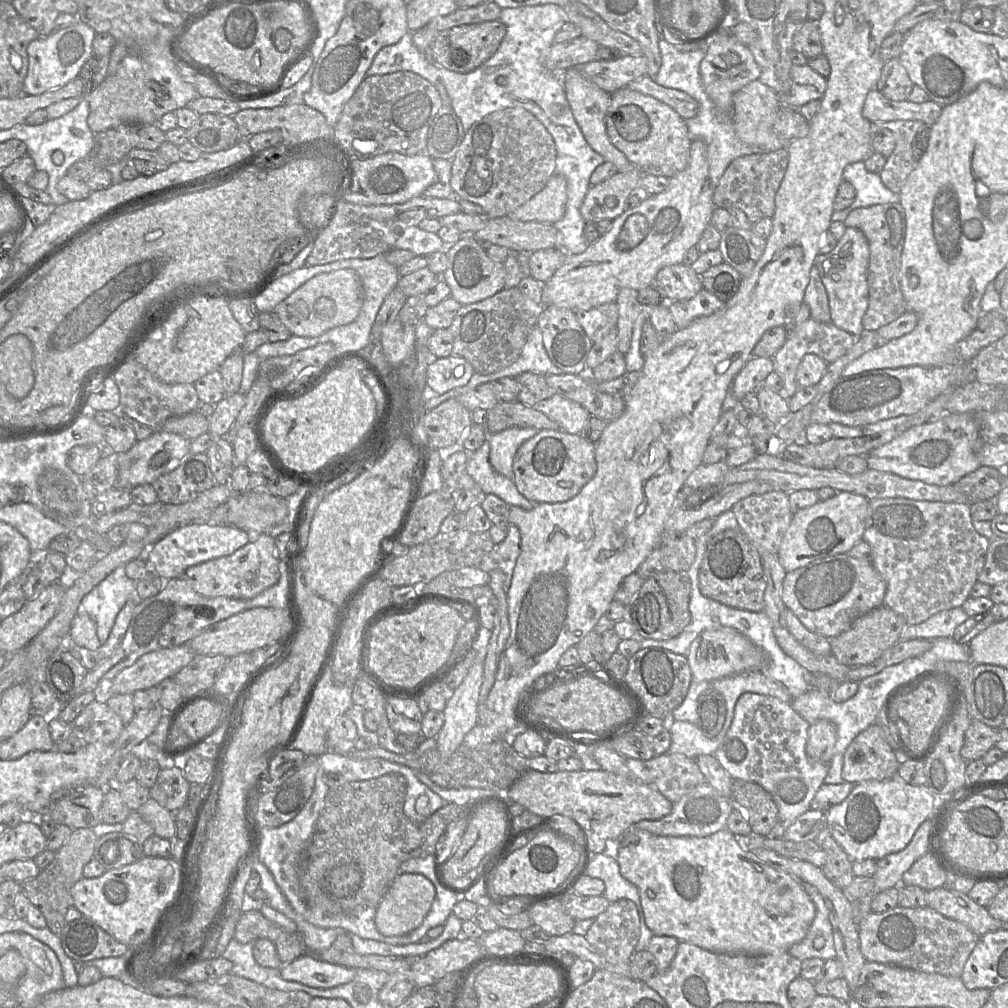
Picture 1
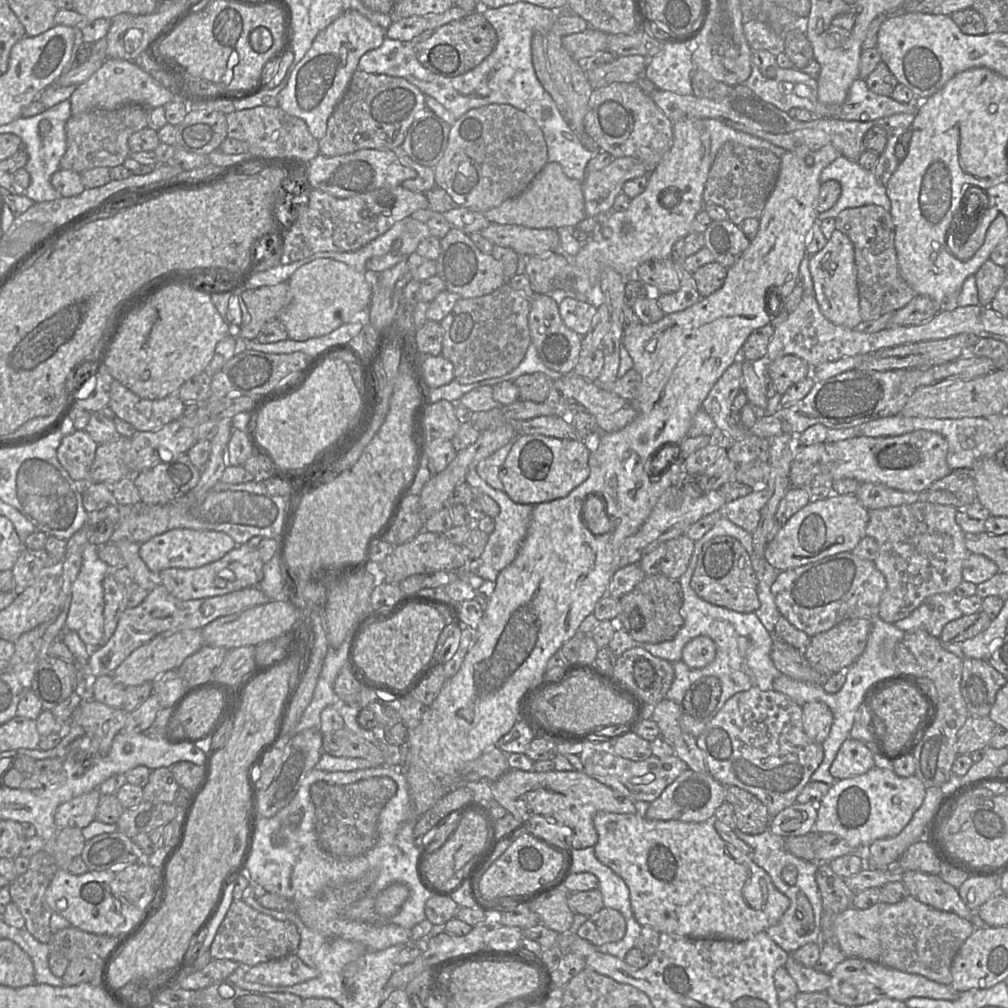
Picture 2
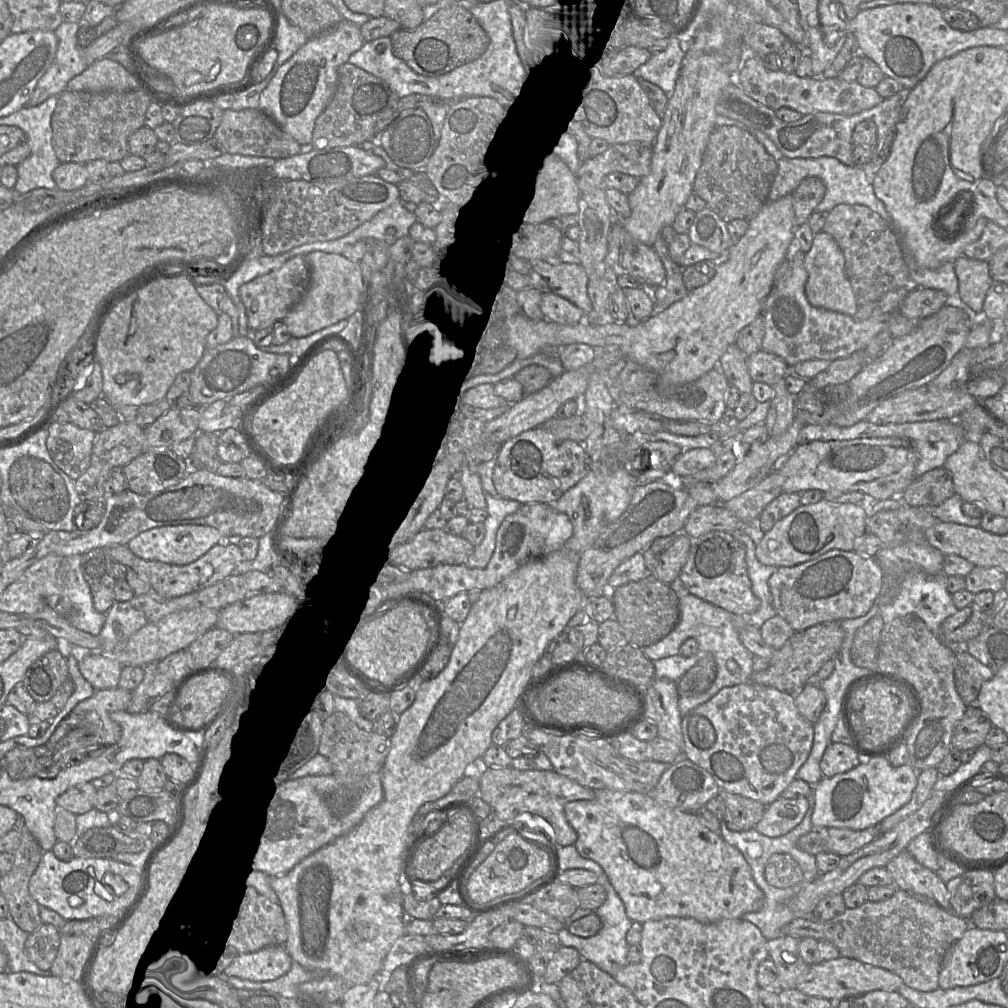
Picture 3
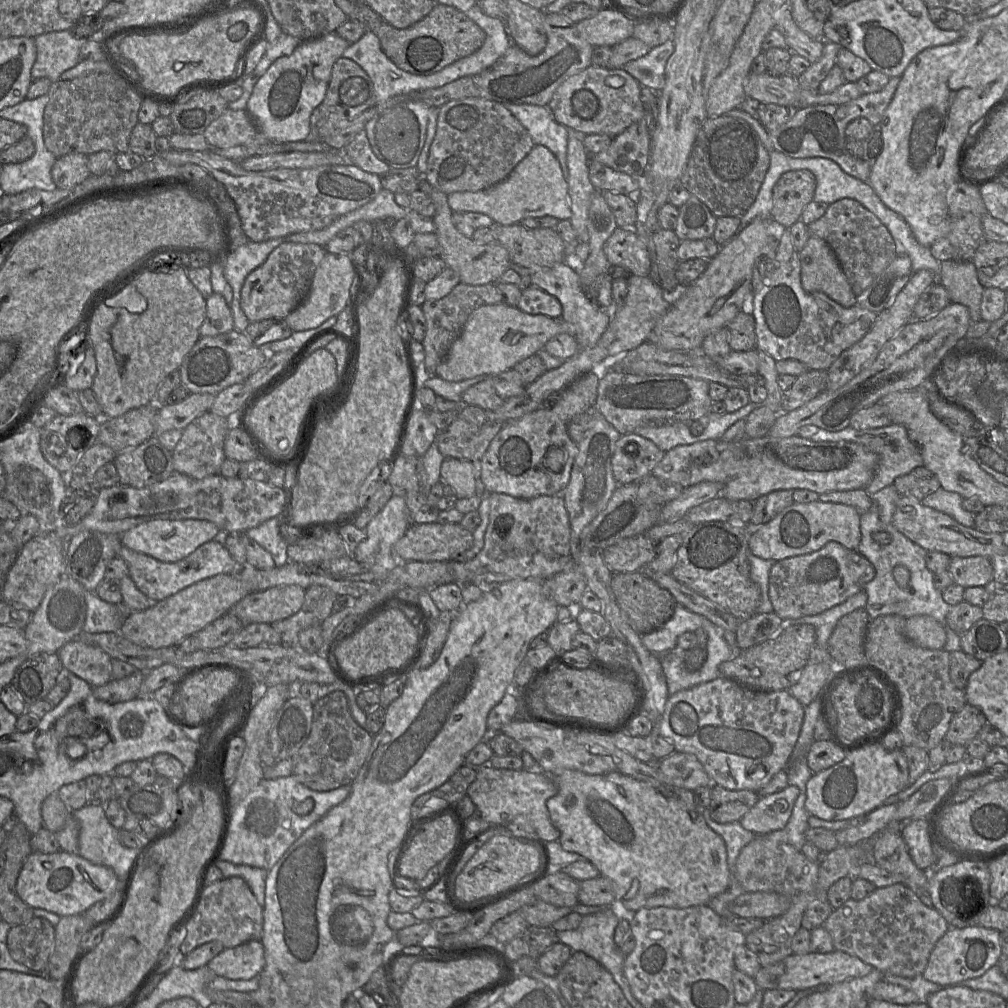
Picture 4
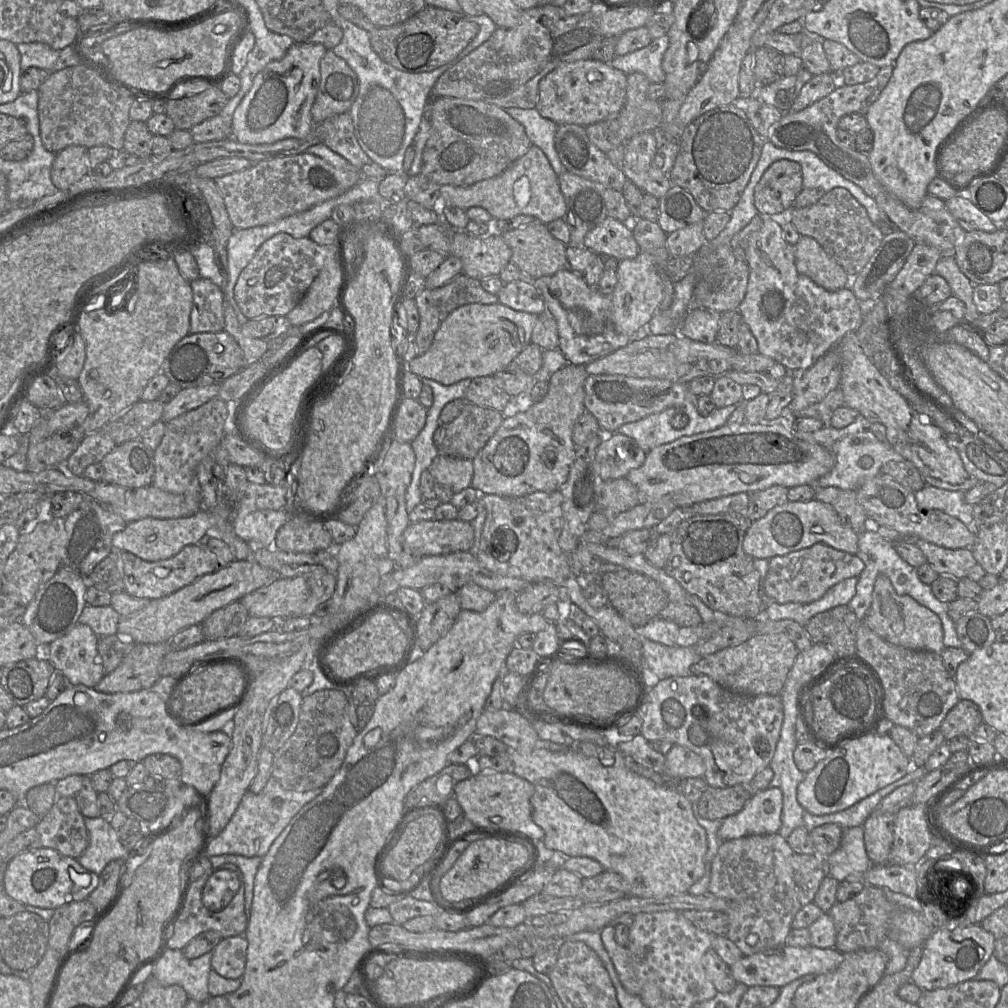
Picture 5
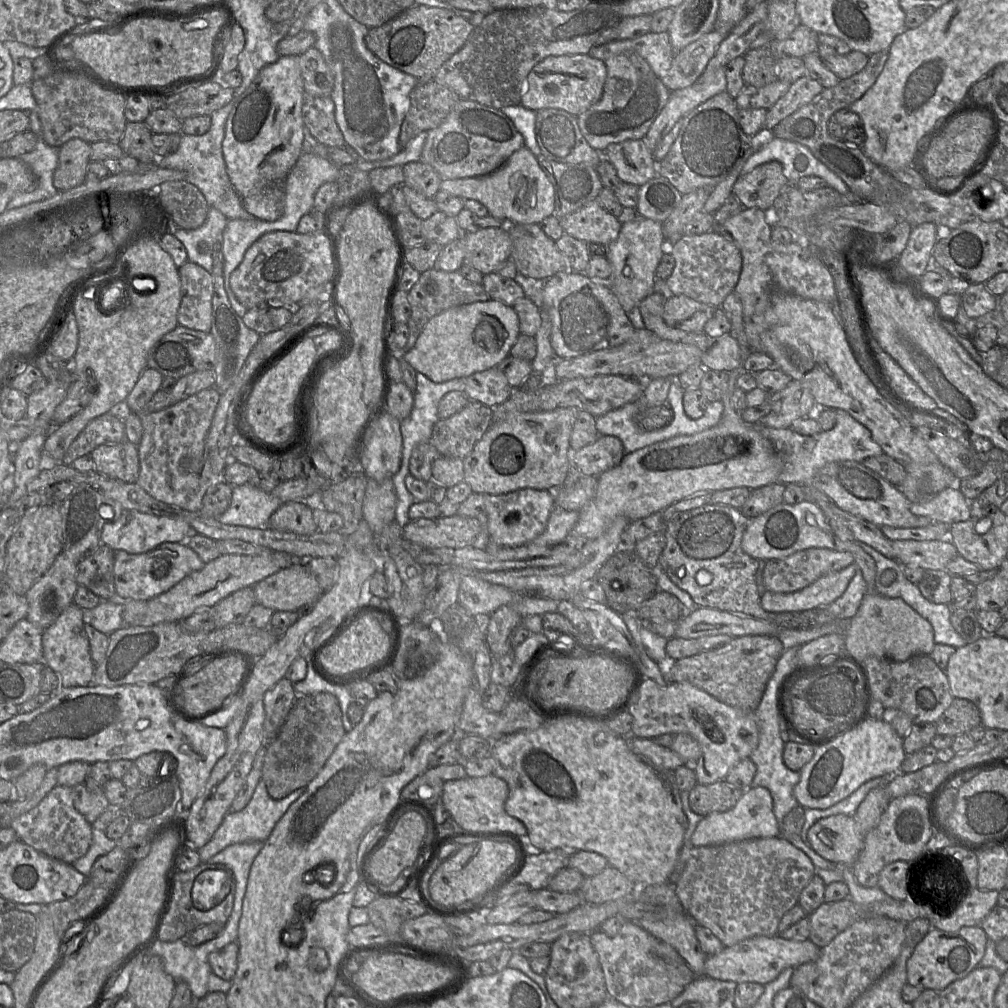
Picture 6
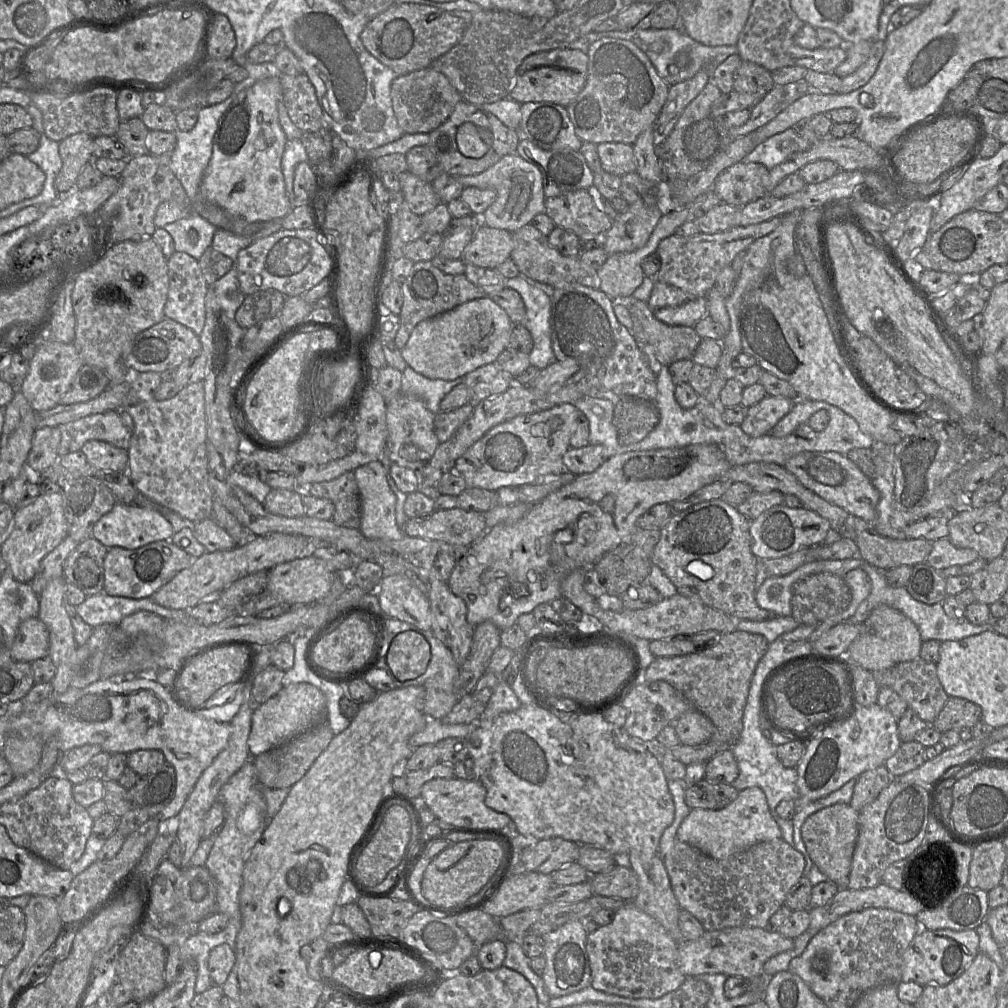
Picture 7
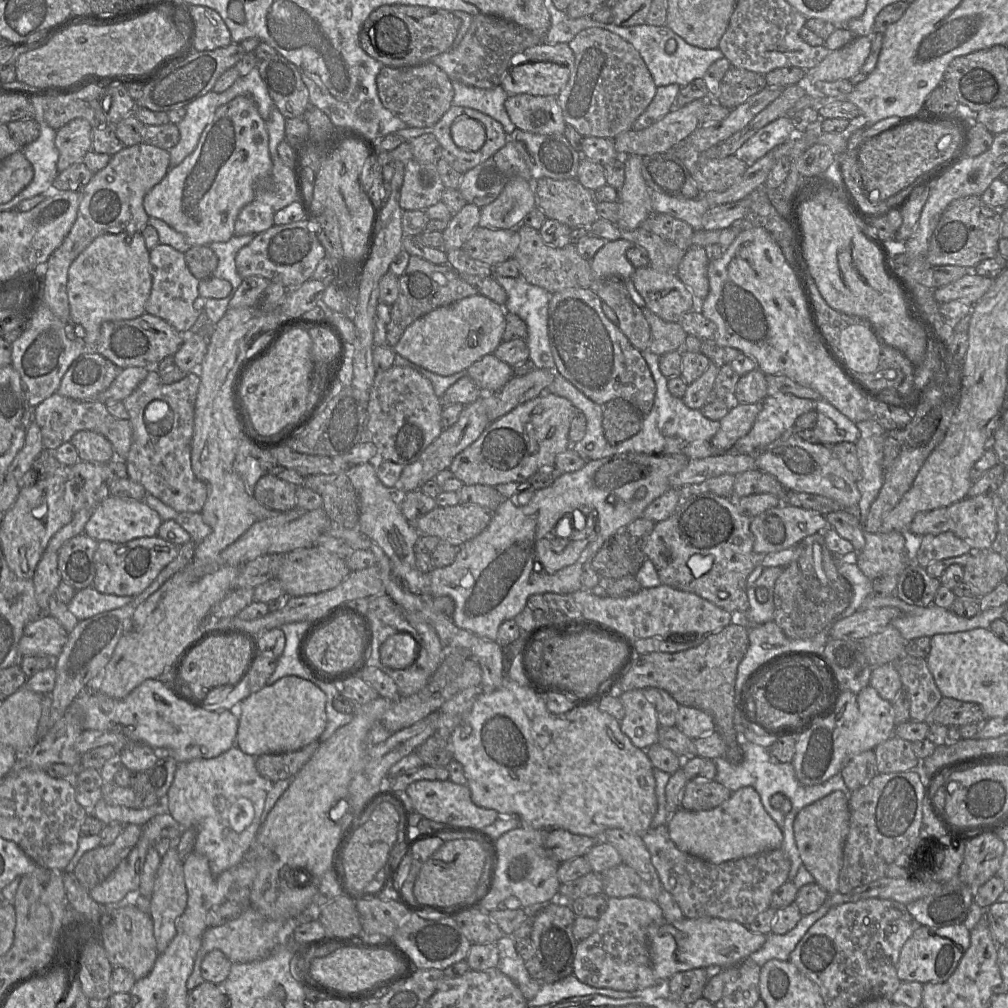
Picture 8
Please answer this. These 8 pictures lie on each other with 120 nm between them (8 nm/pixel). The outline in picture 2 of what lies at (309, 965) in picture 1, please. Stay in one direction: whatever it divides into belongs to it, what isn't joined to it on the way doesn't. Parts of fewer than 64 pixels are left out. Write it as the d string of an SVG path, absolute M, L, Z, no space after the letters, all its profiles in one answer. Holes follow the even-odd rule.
M294 953L248 967L245 979L264 985L294 986L318 975L317 970L306 965Z

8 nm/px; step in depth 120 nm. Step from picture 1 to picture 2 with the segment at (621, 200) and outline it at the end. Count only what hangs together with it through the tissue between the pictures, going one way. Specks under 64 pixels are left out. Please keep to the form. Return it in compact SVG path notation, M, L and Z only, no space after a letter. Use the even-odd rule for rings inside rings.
M618 157L601 170L587 173L582 181L587 217L603 217L612 211L616 197L628 180L648 175L643 163L633 157Z

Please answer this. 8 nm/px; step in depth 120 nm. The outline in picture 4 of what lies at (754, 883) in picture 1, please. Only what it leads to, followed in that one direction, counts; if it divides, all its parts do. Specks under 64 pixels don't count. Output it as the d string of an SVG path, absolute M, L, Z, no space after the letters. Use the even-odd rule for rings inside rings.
M566 770L552 778L558 792L547 800L546 806L552 824L560 832L558 842L564 850L585 857L611 882L616 904L623 915L632 915L641 908L707 905L731 885L725 842L708 827L696 809L667 798L650 784L618 771L591 775Z

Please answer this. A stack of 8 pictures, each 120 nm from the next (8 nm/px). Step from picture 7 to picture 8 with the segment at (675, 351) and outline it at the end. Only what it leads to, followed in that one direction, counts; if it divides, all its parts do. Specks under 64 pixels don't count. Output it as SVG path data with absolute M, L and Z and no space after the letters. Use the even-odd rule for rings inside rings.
M644 307L642 313L650 328L650 344L648 350L657 356L672 351L681 351L687 333L679 322L667 322Z

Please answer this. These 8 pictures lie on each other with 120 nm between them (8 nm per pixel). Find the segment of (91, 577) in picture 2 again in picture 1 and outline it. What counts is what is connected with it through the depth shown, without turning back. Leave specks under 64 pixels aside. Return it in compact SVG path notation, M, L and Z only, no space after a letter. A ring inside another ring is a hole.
M118 567L112 571L105 579L96 585L89 593L81 600L77 614L89 615L95 620L97 637L100 644L104 644L111 632L115 619L128 600L136 599L135 584L125 573L124 567Z

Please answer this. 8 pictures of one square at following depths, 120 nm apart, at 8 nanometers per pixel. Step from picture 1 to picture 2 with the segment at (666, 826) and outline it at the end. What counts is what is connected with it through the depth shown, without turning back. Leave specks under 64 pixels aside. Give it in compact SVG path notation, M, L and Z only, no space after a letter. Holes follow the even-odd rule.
M691 769L684 771L661 795L645 805L644 816L649 820L679 820L682 822L706 822L714 818L715 811L726 802L726 787L709 773L697 773Z

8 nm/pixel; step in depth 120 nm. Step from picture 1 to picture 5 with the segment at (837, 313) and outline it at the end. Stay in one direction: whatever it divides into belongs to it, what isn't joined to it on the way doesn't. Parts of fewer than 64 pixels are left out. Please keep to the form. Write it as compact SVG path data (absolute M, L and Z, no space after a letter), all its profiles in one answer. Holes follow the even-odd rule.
M801 236L794 249L798 273L828 291L850 287L852 278L814 238Z

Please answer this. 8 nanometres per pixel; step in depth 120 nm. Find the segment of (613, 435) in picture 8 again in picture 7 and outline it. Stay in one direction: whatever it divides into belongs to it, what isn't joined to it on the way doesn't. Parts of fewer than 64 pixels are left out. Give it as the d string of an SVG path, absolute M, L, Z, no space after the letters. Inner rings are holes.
M631 396L614 397L613 424L620 445L639 442L658 424L655 402Z

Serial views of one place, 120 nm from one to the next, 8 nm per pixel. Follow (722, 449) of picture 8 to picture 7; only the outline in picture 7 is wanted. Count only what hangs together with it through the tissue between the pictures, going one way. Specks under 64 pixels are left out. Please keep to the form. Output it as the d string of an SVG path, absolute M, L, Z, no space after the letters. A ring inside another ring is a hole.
M766 395L747 408L744 420L739 425L752 437L770 433L772 428L791 410L794 400L782 396Z

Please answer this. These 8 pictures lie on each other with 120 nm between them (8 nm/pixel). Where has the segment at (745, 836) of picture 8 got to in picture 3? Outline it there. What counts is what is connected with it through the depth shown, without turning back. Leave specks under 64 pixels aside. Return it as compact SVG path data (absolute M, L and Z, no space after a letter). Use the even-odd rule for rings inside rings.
M806 797L779 798L767 806L763 818L754 829L772 838L783 836L803 820L808 808Z

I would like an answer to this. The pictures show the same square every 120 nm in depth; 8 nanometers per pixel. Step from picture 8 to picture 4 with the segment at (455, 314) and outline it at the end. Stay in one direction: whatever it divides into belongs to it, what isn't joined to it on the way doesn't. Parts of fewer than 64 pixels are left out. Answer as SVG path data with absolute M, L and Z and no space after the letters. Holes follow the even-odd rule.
M505 303L483 305L470 314L460 336L453 342L446 357L437 366L435 375L449 382L458 382L480 375L494 376L513 369L517 363L544 349L550 339L562 333L575 337L577 327L562 318L554 319L543 314L529 314Z

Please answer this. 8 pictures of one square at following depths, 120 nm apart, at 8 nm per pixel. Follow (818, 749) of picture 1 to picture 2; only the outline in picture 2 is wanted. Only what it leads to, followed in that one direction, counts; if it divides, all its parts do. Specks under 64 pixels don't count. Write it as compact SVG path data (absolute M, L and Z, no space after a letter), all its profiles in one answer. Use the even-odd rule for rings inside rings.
M822 701L807 702L801 708L805 734L814 742L822 744L828 737L833 723L831 709Z

